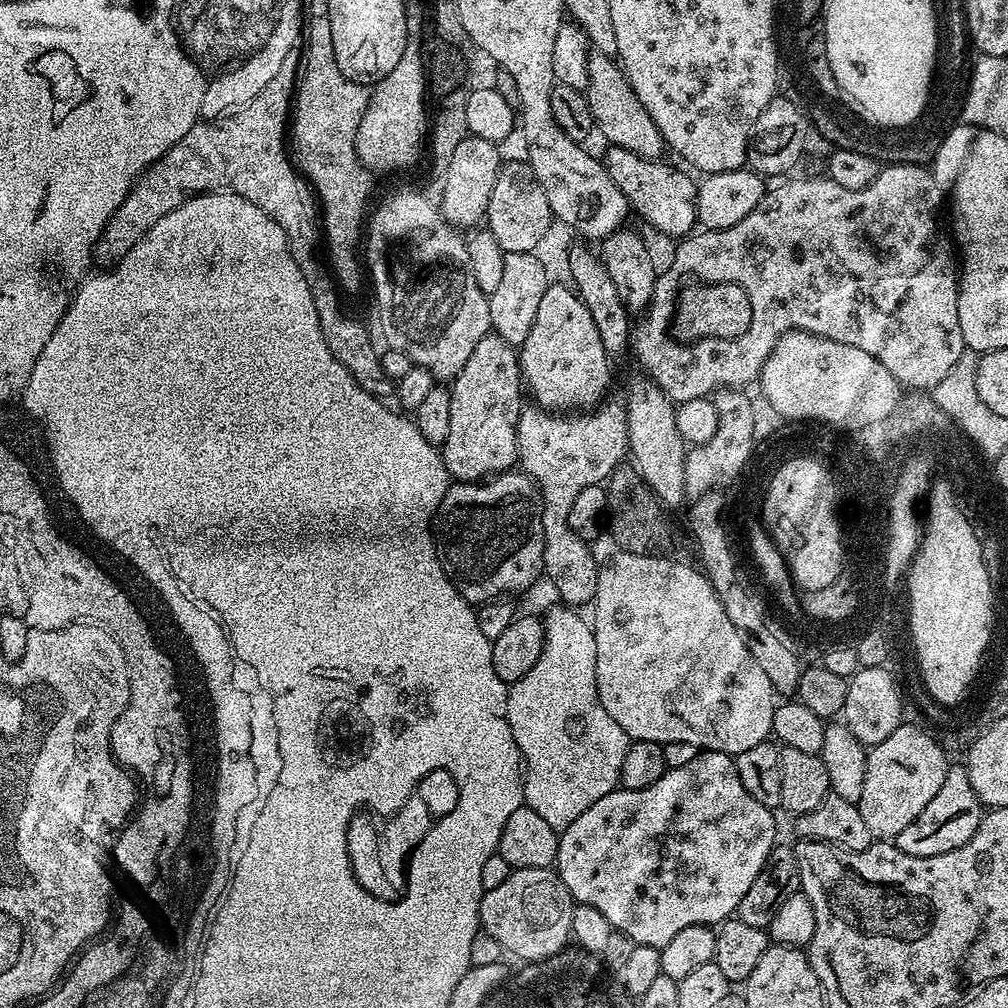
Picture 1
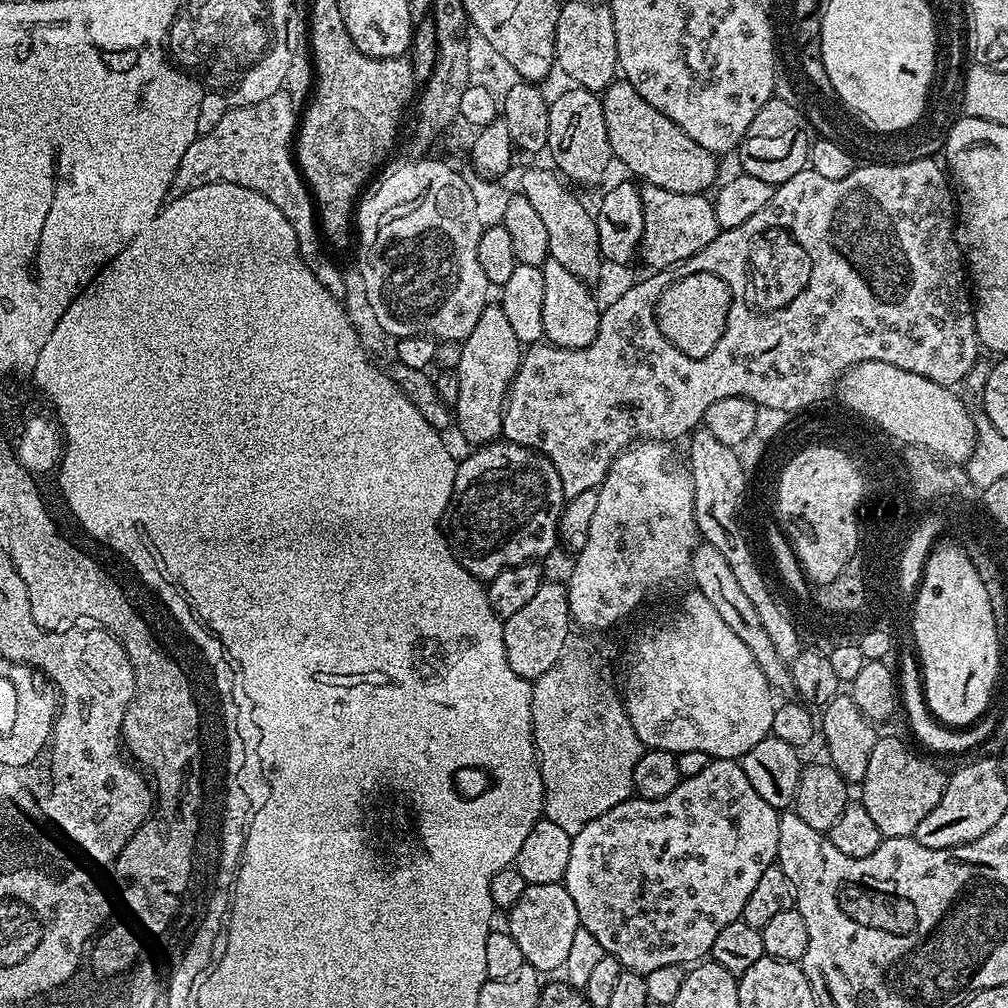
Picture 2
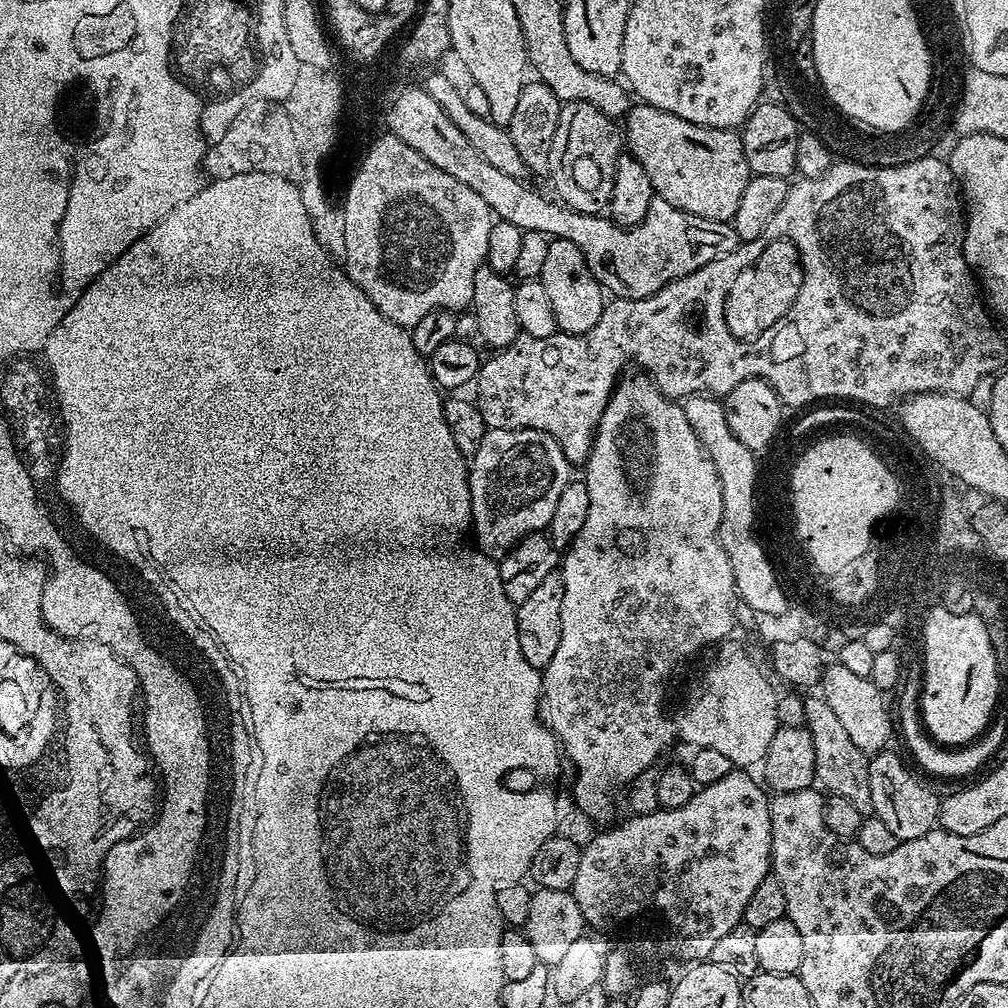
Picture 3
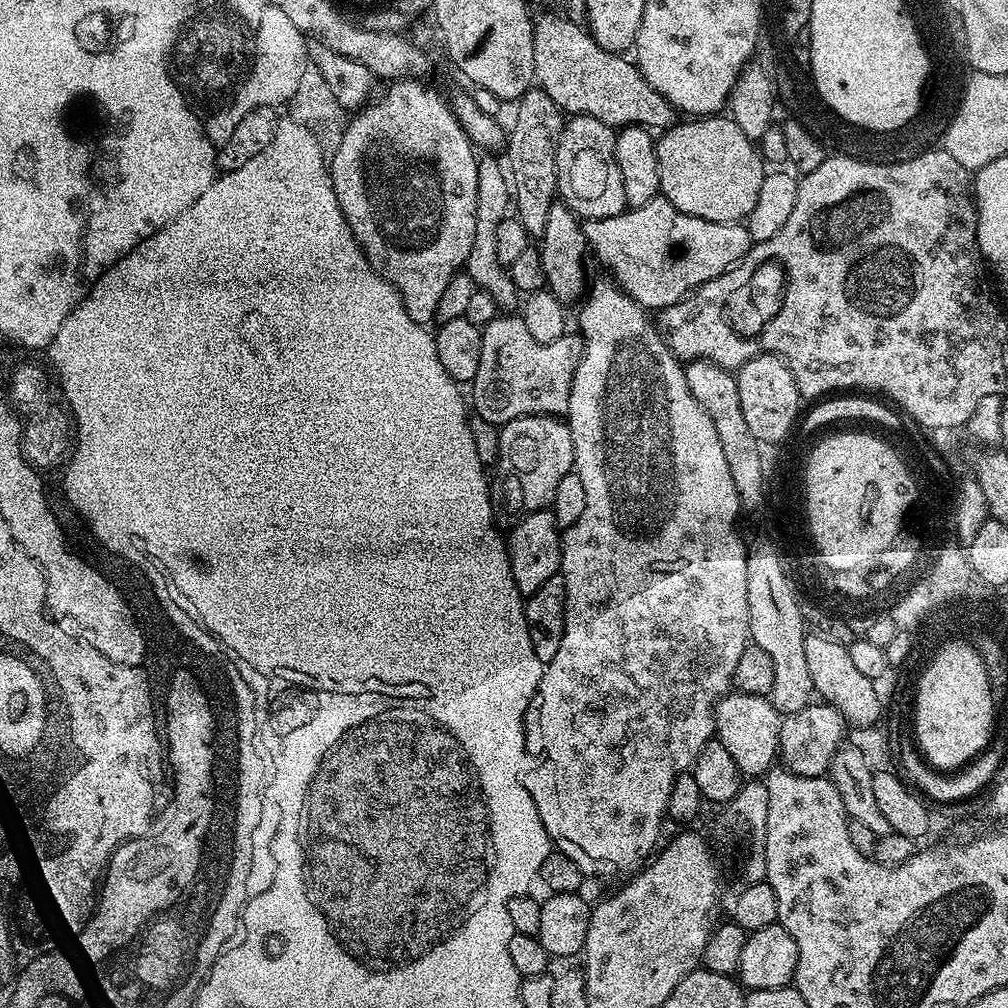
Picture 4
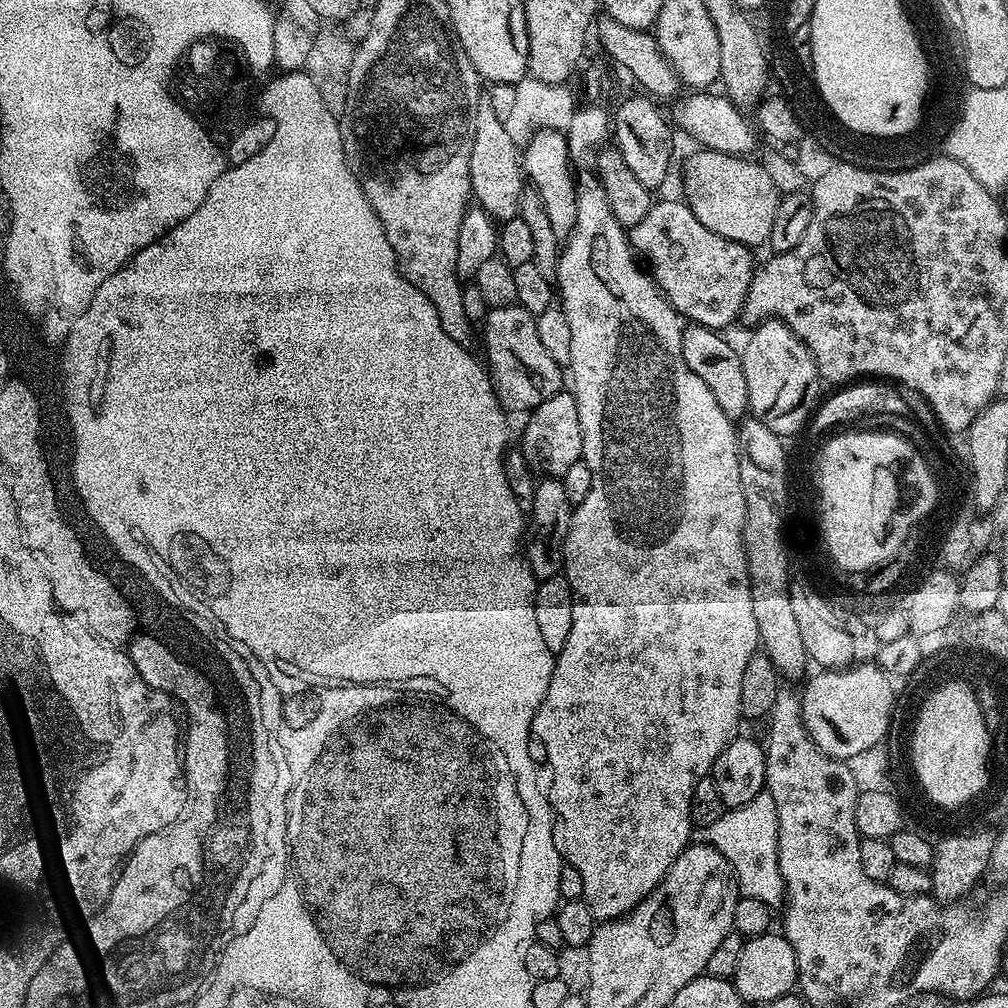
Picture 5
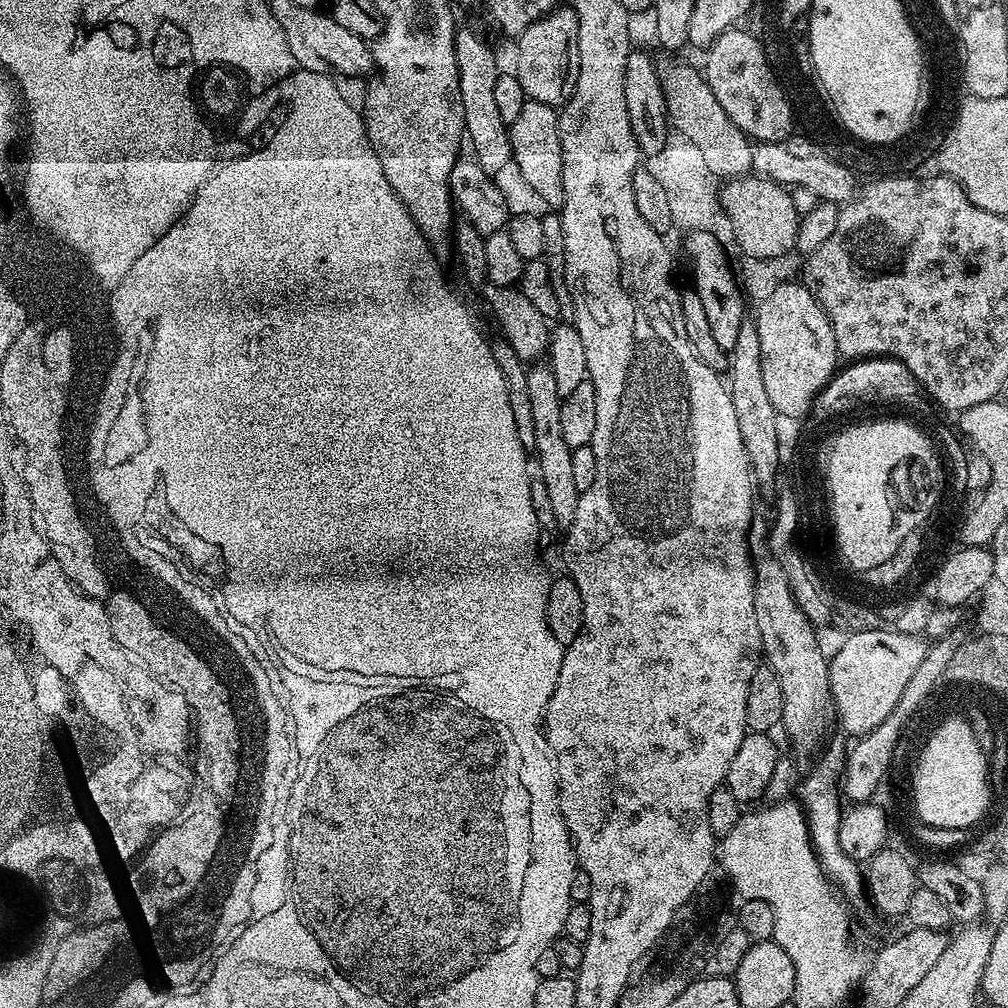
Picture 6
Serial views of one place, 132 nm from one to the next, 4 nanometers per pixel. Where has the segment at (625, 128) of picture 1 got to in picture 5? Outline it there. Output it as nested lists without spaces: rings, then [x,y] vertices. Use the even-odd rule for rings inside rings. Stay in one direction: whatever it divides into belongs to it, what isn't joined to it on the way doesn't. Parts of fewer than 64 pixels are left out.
[[[713,148],[696,150],[688,160],[688,166],[683,167],[684,193],[686,203],[692,209],[694,218],[714,230],[714,234],[722,234],[722,238],[733,240],[739,244],[746,244],[756,250],[758,246],[767,245],[770,238],[770,230],[774,226],[774,214],[780,205],[782,193],[771,181],[770,175],[764,169],[763,163],[756,162],[745,156],[731,156],[726,152],[716,152]]]

